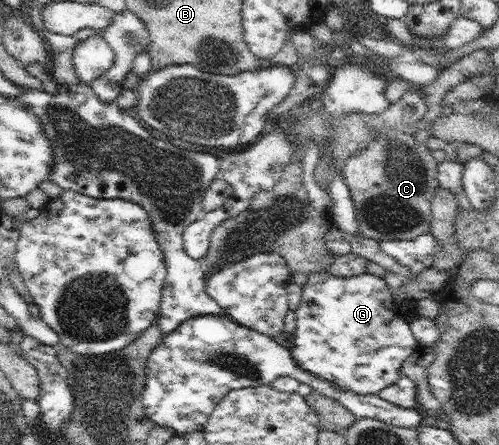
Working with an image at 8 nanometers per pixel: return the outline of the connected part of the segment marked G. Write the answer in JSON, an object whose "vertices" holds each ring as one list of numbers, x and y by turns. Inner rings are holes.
{"vertices":[[322,270,308,275,308,281,302,288,302,300,295,310,297,326,292,336,287,338,288,348,298,367,358,395,377,395,398,381,402,375,402,363,415,353,420,343,395,300,389,278,368,273,336,277]]}

